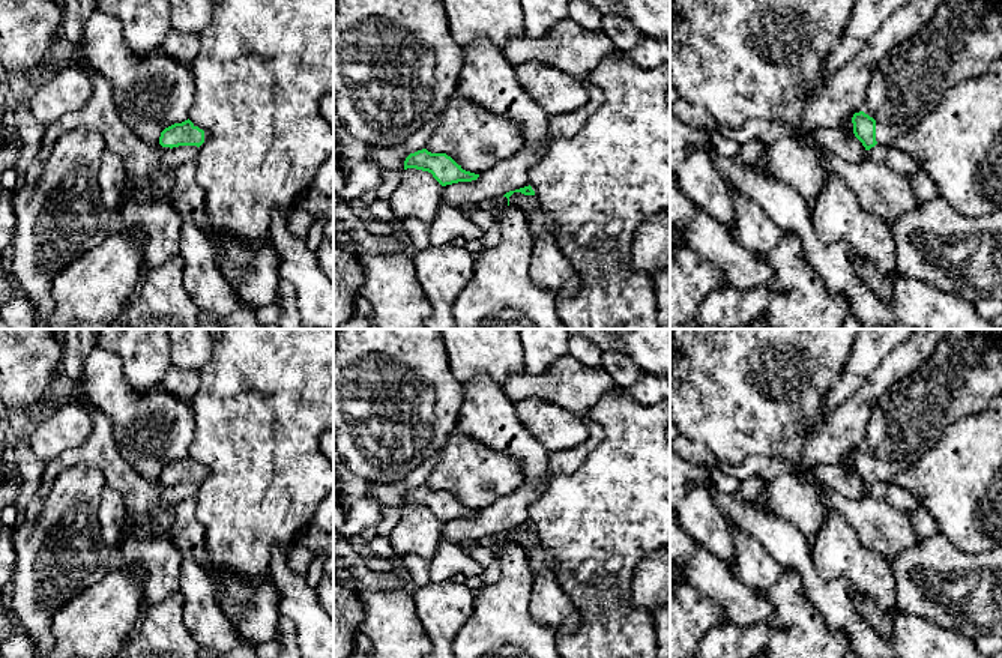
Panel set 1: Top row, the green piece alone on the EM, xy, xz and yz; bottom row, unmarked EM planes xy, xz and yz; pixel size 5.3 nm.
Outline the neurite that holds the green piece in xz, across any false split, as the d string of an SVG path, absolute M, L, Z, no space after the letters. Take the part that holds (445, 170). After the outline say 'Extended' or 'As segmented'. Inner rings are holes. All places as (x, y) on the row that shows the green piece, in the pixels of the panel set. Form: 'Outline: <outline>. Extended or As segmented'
Outline: M427 149L410 153L404 161L404 170L416 168L428 171L442 185L452 185L458 182L472 182L479 174L466 171L446 153L431 153Z. As segmented

